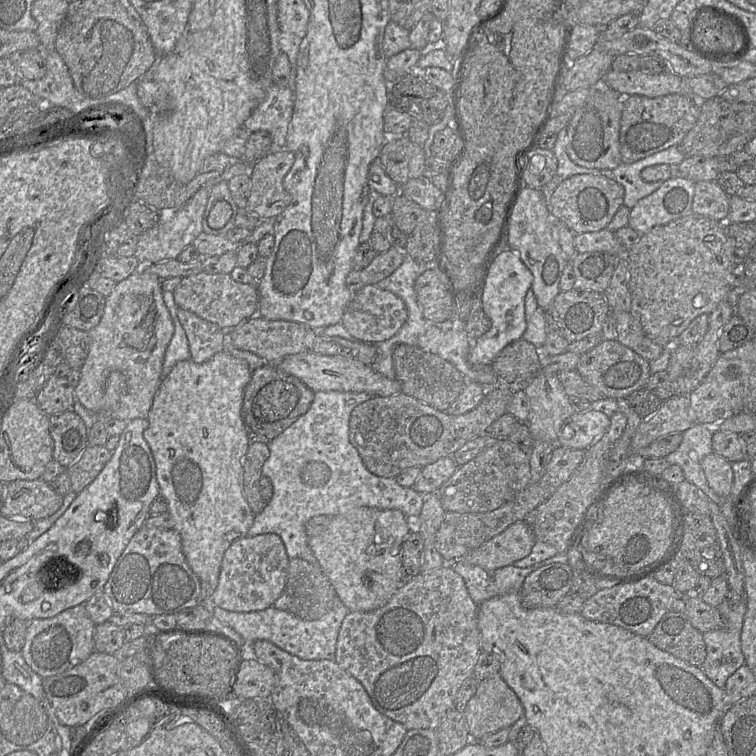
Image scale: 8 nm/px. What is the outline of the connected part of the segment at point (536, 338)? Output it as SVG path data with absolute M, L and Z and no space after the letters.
M531 288L525 296L525 319L527 326L522 338L542 351L549 330L547 313L539 306Z

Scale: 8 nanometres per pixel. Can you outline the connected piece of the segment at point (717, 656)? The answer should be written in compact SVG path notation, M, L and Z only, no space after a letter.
M725 598L717 609L725 620L725 627L702 634L706 658L700 669L717 687L724 689L727 679L745 664L740 638L746 600L729 602Z

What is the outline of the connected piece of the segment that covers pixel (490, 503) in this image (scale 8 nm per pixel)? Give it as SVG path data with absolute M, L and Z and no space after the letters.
M502 439L459 466L437 494L445 511L489 512L514 499L531 482L530 475L528 455L508 439Z

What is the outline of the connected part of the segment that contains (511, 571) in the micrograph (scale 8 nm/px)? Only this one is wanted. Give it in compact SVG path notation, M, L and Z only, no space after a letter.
M557 553L551 558L526 568L508 565L495 570L486 570L458 560L448 560L445 564L463 578L470 597L479 606L492 597L520 592L525 578L532 571L551 563L568 564L567 553Z

